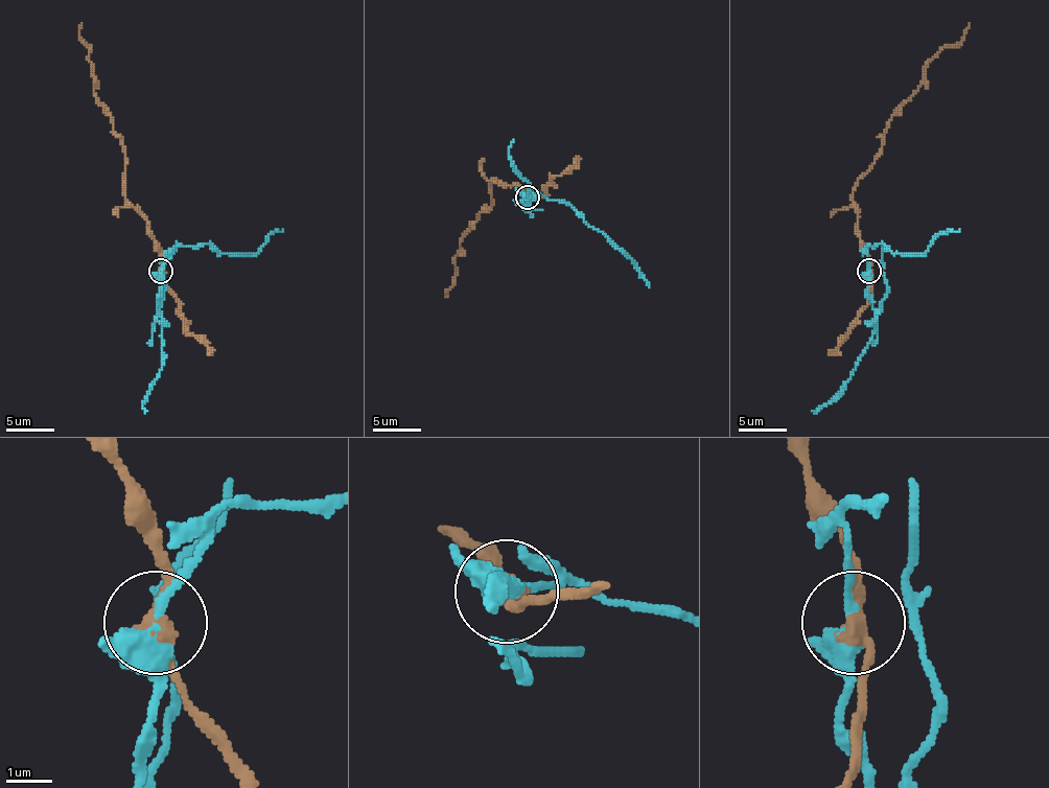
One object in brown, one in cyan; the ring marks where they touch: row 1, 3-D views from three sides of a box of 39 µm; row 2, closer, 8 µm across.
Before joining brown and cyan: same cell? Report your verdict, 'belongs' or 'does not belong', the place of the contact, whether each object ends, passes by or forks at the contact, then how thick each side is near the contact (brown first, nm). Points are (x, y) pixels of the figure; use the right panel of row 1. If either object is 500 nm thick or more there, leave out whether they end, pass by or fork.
does not belong; at (869, 271); brown passes by; cyan forks there; 320 nm thick on the brown side, 320 nm on the other

